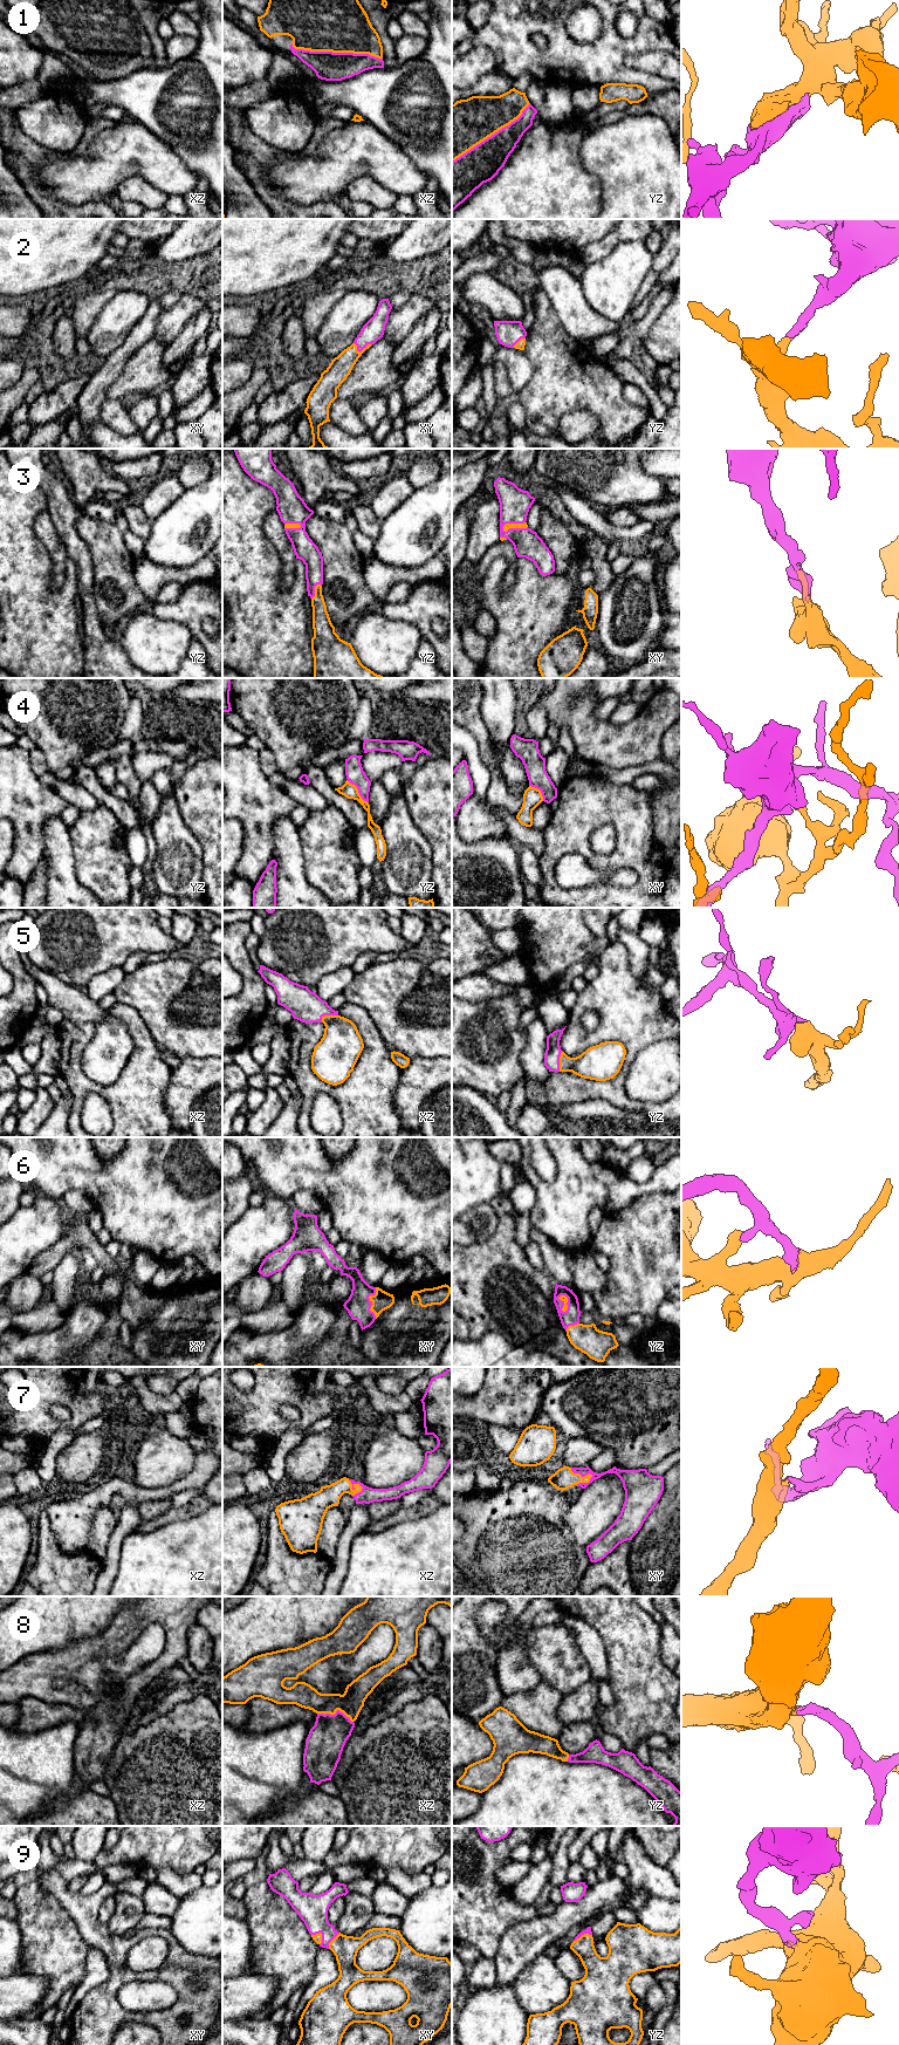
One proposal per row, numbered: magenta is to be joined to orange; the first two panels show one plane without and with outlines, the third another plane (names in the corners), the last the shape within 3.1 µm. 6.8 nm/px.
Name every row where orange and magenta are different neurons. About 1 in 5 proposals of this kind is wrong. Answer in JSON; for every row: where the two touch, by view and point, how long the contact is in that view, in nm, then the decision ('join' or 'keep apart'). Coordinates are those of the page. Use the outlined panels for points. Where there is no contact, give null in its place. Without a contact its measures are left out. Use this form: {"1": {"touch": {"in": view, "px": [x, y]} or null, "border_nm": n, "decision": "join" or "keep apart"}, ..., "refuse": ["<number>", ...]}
{"1": {"touch": {"in": "xz", "px": [337, 52]}, "border_nm": 650, "decision": "join"}, "2": {"touch": {"in": "xy", "px": [361, 351]}, "border_nm": 130, "decision": "join"}, "3": {"touch": {"in": "xy", "px": [514, 527]}, "border_nm": 180, "decision": "join"}, "4": {"touch": {"in": "yz", "px": [357, 791]}, "border_nm": 220, "decision": "keep apart"}, "5": {"touch": {"in": "xz", "px": [328, 1016]}, "border_nm": 130, "decision": "join"}, "6": {"touch": {"in": "xy", "px": [370, 1300]}, "border_nm": 220, "decision": "join"}, "7": {"touch": {"in": "xy", "px": [580, 1475]}, "border_nm": 170, "decision": "join"}, "8": {"touch": {"in": "xz", "px": [335, 1712]}, "border_nm": 260, "decision": "join"}, "9": {"touch": {"in": "xy", "px": [321, 1935]}, "border_nm": 100, "decision": "join"}, "refuse": ["4"]}

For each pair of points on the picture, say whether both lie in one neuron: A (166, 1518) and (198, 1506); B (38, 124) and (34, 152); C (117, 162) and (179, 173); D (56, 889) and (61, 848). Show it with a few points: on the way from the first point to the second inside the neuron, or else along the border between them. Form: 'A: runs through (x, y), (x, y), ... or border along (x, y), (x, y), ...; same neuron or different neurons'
A: runs through (175, 1513), (190, 1510); same neuron
B: border along (18, 128), (41, 145), (61, 152); different neurons
C: runs through (132, 156), (149, 156), (164, 170); same neuron
D: runs through (63, 879), (61, 875), (61, 859); same neuron

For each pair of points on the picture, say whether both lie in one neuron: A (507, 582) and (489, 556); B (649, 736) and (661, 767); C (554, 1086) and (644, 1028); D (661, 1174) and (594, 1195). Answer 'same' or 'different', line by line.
A: same
B: different
C: same
D: same

